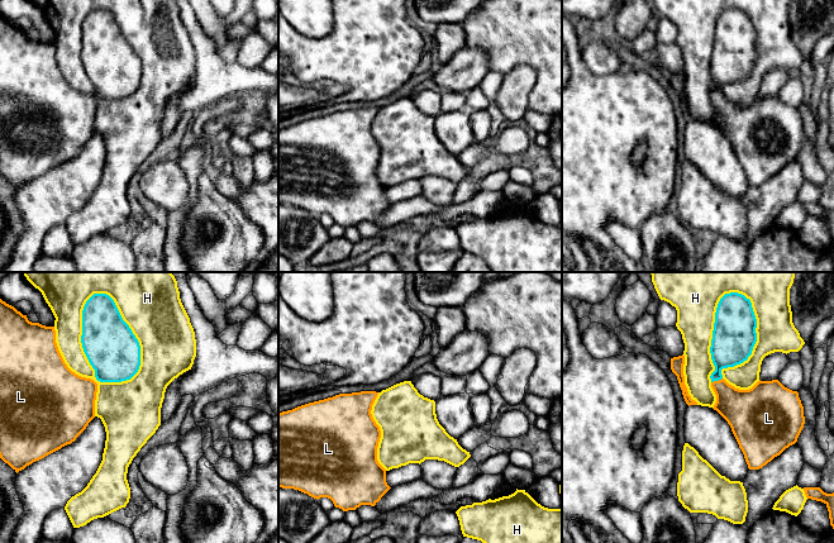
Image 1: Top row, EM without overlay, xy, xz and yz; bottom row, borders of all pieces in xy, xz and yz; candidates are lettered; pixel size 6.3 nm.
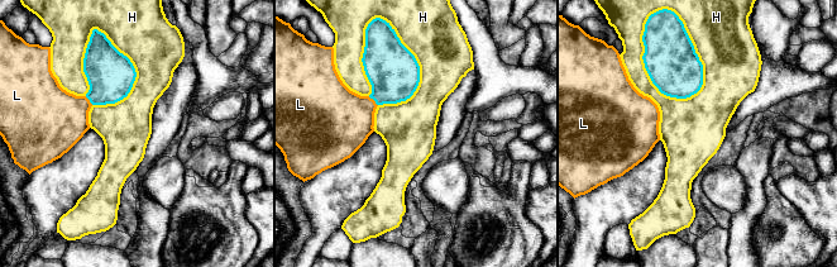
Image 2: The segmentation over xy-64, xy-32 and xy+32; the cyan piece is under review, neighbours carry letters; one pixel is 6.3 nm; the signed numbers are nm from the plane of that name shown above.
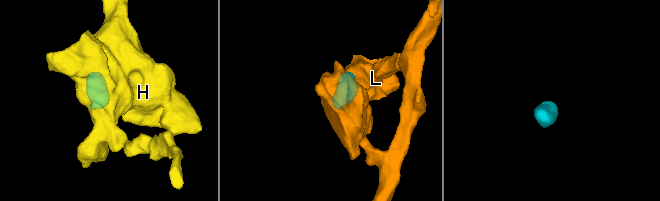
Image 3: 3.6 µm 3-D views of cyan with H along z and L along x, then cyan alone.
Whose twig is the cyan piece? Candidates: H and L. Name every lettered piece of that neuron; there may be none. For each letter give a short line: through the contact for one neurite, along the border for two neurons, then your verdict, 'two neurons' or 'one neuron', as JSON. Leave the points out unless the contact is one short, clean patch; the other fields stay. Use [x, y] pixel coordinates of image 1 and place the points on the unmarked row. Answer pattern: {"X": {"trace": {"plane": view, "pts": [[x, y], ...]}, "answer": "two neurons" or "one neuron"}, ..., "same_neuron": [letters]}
{"H": {"answer": "two neurons"}, "L": {"trace": {"plane": "yz", "pts": [[732, 61], [719, 80], [716, 96], [743, 125]]}, "answer": "one neuron"}, "same_neuron": ["L"]}

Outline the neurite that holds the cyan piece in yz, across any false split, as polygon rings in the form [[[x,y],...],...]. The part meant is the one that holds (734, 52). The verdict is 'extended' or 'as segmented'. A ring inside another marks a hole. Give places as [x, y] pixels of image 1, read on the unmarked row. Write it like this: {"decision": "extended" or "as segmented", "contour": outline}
{"decision": "extended", "contour": [[[738,9],[725,10],[716,24],[711,56],[711,76],[715,87],[711,90],[711,104],[716,111],[716,127],[730,142],[749,186],[759,186],[795,161],[804,144],[804,123],[797,108],[785,104],[778,96],[758,97],[749,106],[729,101],[721,91],[723,85],[743,80],[752,71],[757,58],[757,35],[752,19]]]}

